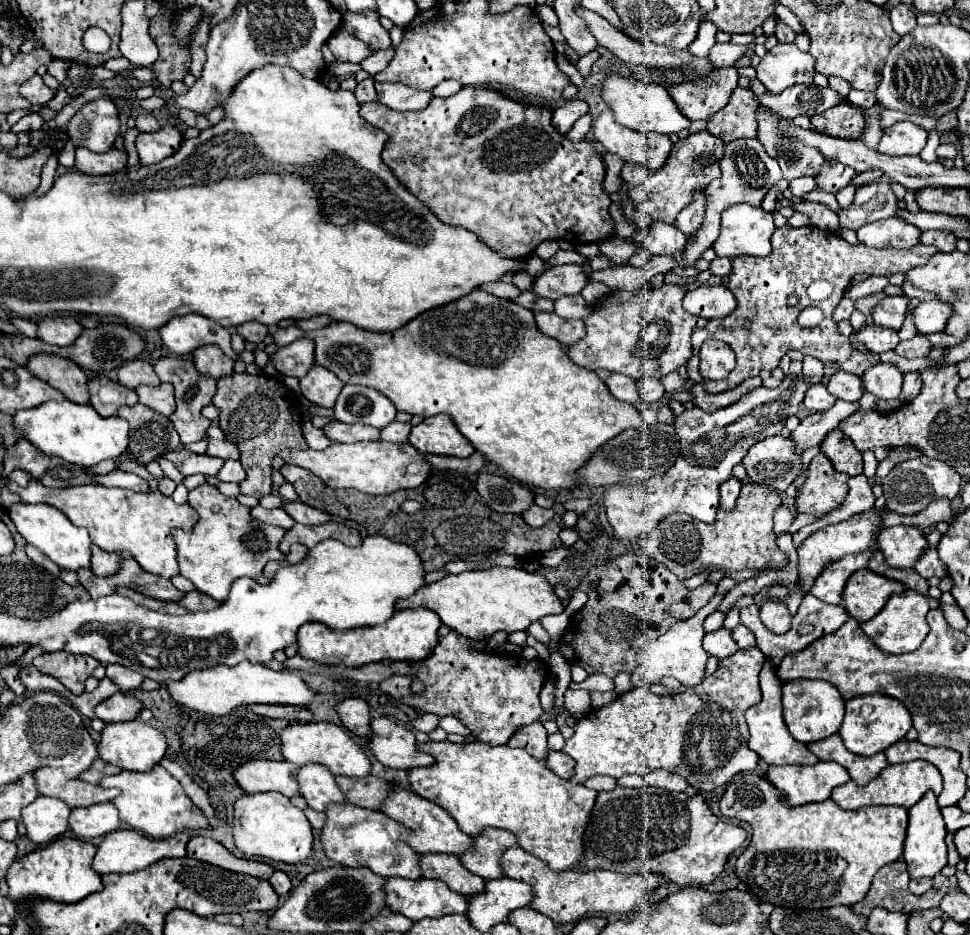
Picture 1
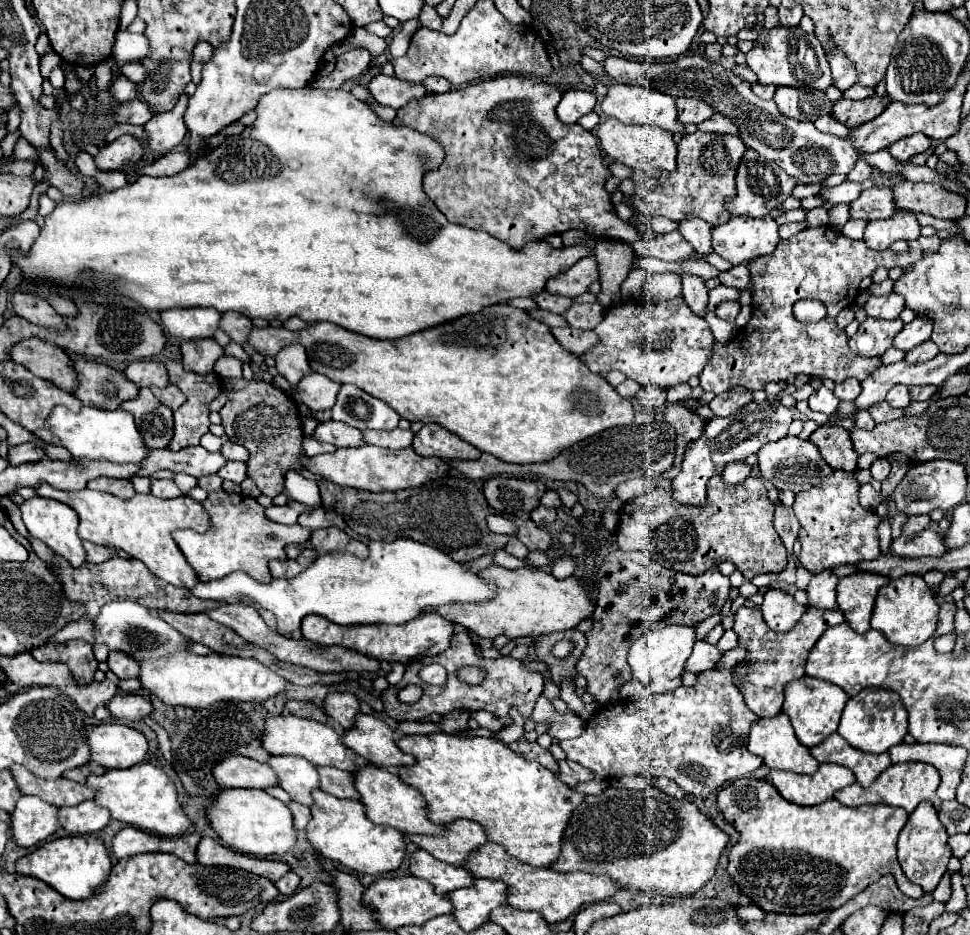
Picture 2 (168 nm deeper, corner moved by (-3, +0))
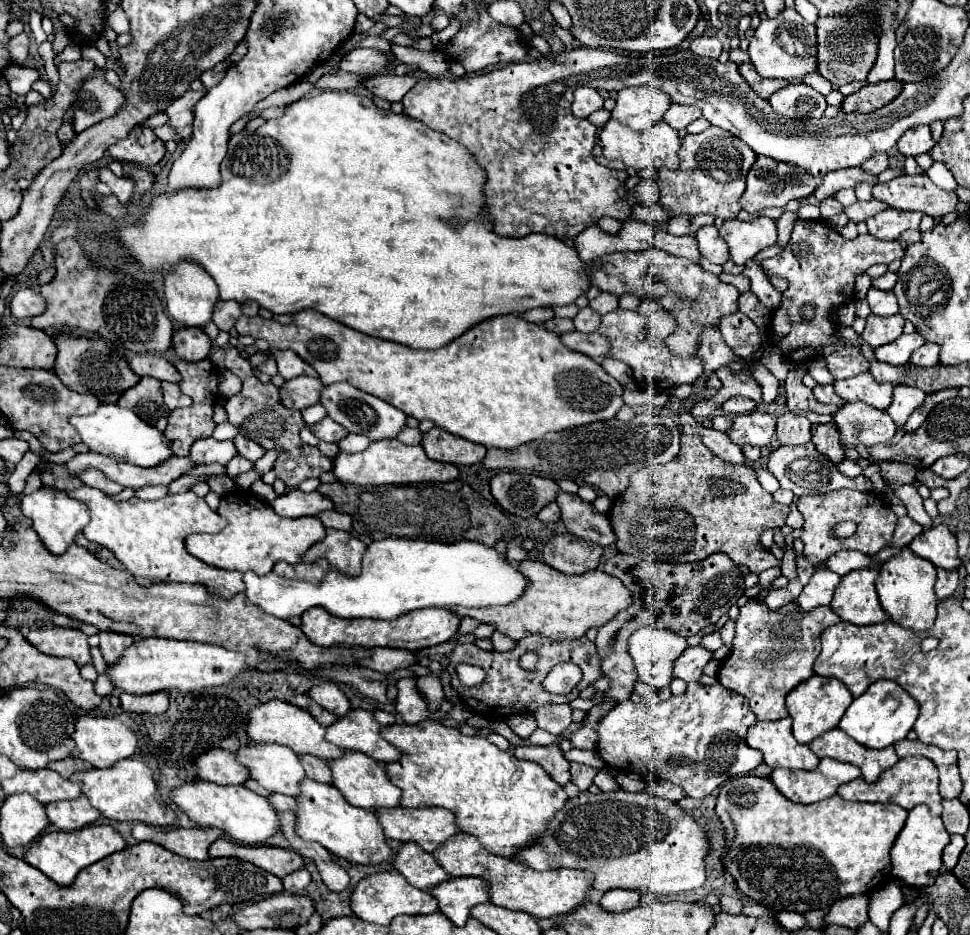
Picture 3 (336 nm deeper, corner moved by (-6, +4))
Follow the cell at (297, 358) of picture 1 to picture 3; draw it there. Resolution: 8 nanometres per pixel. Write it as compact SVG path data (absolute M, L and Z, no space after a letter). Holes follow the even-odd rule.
M274 350L274 356L276 356L276 362L278 362L278 372L284 380L290 380L290 378L296 378L296 376L318 376L318 372L308 364L304 362L298 354L294 354L292 350Z

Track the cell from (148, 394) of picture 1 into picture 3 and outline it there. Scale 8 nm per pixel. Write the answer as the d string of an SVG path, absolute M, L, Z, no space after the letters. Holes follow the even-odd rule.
M162 382L162 390L164 390L164 402L170 410L180 408L180 406L190 406L192 398L182 394L178 384L170 384L170 382Z

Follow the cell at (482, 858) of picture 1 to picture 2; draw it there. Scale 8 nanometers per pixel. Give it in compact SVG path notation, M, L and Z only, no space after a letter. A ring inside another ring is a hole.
M459 820L449 824L449 834L445 838L411 838L419 848L433 854L437 860L443 860L453 866L465 866L471 852L477 852L489 838L481 824L473 820Z

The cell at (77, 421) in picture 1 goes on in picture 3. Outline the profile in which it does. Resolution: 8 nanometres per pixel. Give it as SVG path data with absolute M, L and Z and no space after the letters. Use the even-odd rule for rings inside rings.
M102 404L90 416L76 416L72 418L72 426L76 426L78 434L82 436L82 442L88 444L90 450L104 454L112 460L122 460L142 468L154 468L172 456L172 450L164 432L140 420L132 410L120 408L116 404Z

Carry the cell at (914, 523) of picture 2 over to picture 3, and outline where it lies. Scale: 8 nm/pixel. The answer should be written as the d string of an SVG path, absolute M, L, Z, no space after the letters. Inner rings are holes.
M904 516L898 520L898 526L894 530L892 540L886 544L888 548L904 548L908 546L918 534L922 532L922 526L916 524L914 520L910 520L910 516Z

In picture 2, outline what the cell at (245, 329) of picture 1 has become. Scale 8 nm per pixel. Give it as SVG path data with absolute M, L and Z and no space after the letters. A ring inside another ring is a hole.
M223 314L221 318L221 330L225 330L227 336L233 338L233 342L237 344L247 344L249 342L249 334L251 334L253 322L241 314Z

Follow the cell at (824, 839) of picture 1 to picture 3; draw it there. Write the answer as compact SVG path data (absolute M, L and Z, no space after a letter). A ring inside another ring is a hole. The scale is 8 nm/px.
M736 776L720 788L716 814L726 832L722 864L734 876L738 890L766 908L802 914L808 910L828 910L832 902L844 896L870 892L882 880L890 880L890 848L902 830L908 812L898 804L846 802L838 794L822 800L820 804L794 804L776 790L770 778Z

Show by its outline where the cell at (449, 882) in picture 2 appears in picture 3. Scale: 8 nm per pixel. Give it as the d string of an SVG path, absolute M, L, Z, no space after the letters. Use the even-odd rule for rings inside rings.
M412 842L400 846L394 858L394 866L410 886L420 890L430 890L432 886L452 878L440 868L440 864L428 852L420 850L420 846Z

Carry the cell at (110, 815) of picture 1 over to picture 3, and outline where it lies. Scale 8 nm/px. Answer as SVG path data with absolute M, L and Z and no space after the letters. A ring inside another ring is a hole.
M82 794L74 800L56 800L46 804L46 816L58 830L78 830L92 824L100 812L92 808L88 798Z

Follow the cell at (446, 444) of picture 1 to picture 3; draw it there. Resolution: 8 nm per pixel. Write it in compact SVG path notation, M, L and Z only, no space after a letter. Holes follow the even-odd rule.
M438 426L424 434L422 446L428 458L438 462L448 462L456 466L472 466L484 460L486 448L482 444L474 444L470 440L458 438Z

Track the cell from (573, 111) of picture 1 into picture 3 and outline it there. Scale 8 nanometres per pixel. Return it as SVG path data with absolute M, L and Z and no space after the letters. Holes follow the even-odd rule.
M578 88L578 90L574 90L572 114L576 118L588 118L592 112L600 110L602 106L604 106L604 98L594 88Z

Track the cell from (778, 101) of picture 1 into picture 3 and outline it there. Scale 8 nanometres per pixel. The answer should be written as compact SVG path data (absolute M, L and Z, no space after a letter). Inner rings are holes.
M790 84L774 92L768 102L776 114L792 120L820 118L826 110L824 96L806 84Z

